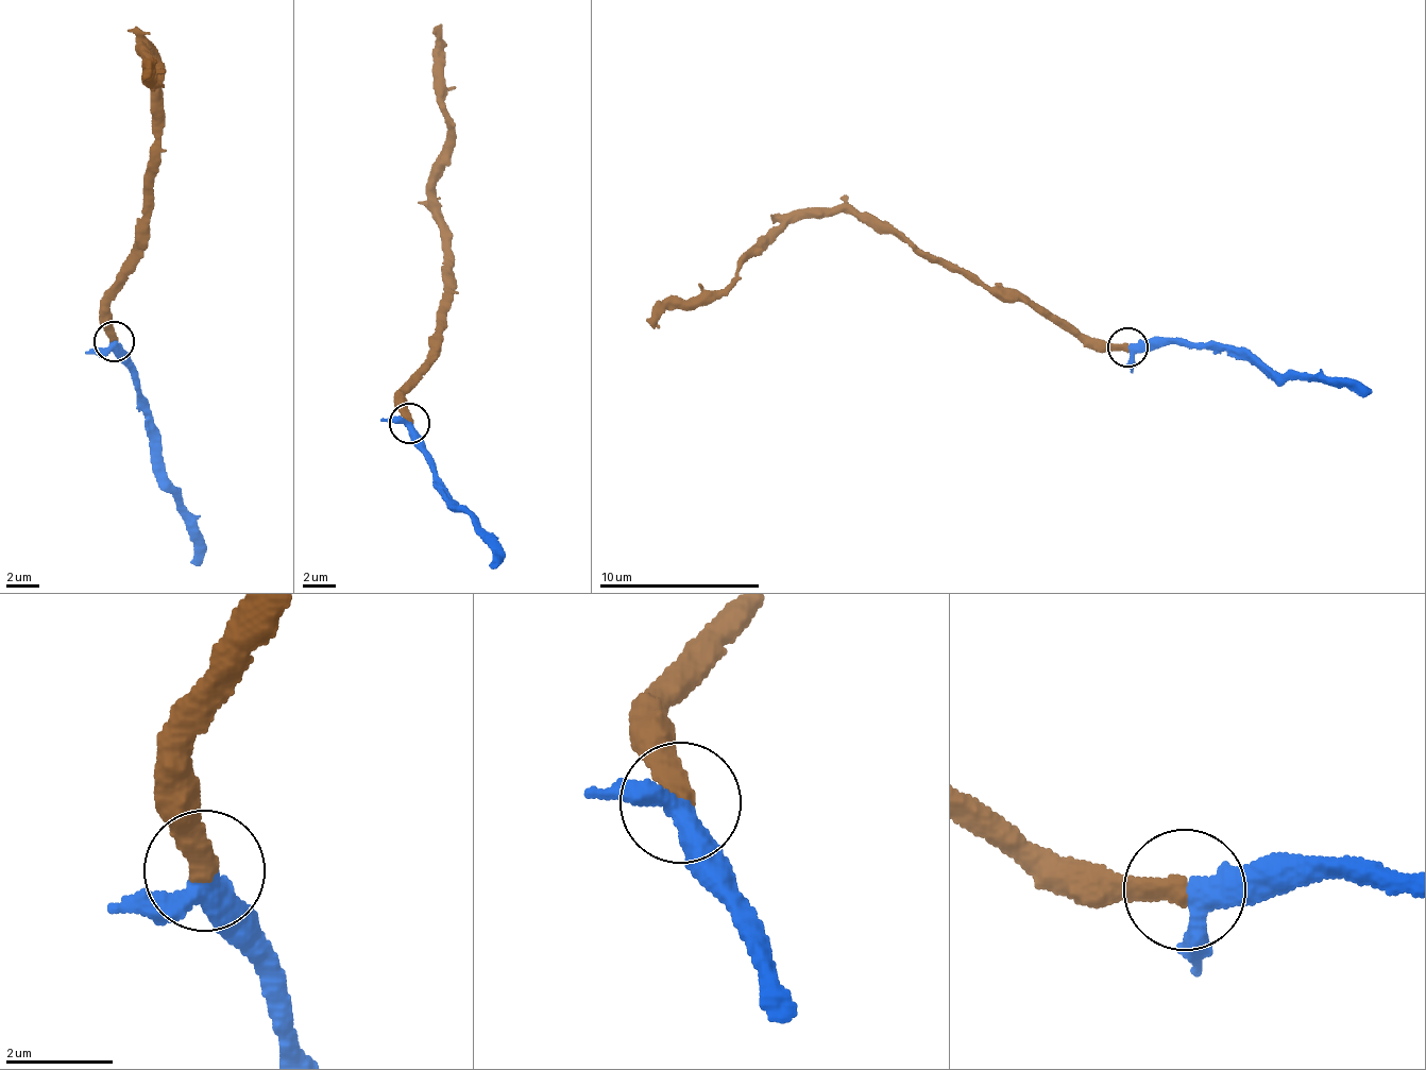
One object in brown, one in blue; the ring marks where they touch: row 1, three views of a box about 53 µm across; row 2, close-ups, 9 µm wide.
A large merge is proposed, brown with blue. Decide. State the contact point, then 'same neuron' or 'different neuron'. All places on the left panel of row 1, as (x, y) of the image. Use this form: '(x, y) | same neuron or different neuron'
(114, 341) | same neuron

